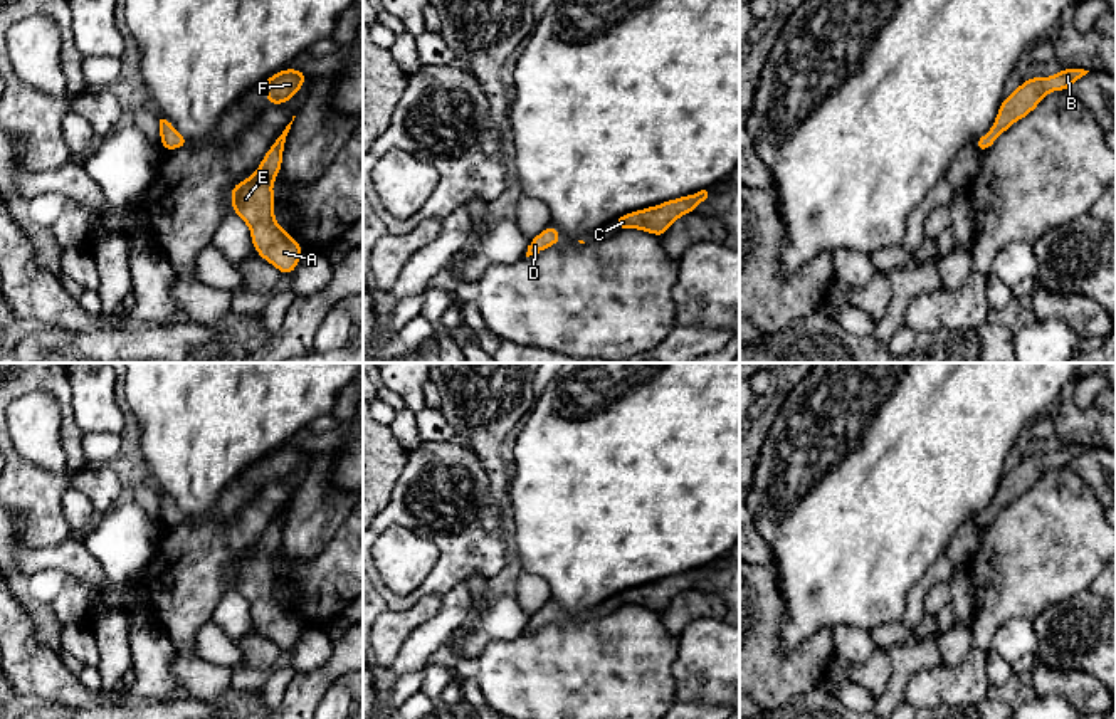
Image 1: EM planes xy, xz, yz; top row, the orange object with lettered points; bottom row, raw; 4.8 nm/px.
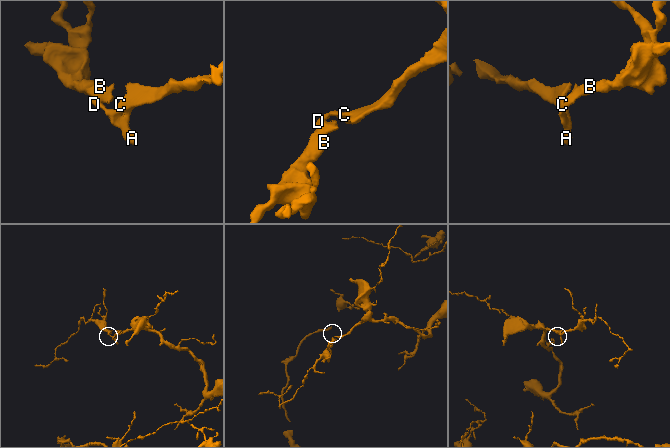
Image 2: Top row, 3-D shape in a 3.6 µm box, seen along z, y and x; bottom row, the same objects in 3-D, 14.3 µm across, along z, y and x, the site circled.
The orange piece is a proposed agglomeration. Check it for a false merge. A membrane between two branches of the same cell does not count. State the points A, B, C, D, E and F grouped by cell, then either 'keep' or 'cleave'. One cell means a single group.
A B C D E F; keep

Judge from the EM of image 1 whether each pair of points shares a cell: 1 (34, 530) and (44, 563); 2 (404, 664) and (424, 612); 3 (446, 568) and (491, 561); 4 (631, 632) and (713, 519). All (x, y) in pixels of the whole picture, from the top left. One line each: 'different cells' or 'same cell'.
1: different cells
2: different cells
3: same cell
4: different cells

